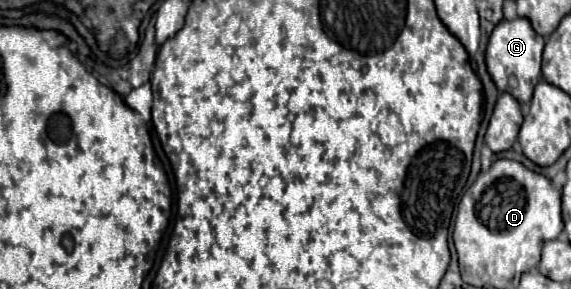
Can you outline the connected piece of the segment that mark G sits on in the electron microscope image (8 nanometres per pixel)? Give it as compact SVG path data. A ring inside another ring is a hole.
M517 17L513 21L507 21L507 19L501 21L501 25L497 25L489 37L489 45L487 45L487 53L485 53L487 71L489 71L491 79L495 81L497 89L503 93L507 91L521 105L529 103L529 99L533 97L533 87L541 81L543 45L545 45L545 39L533 31L533 27L527 19L521 19L521 17ZM509 77L517 79L515 87L509 85Z

